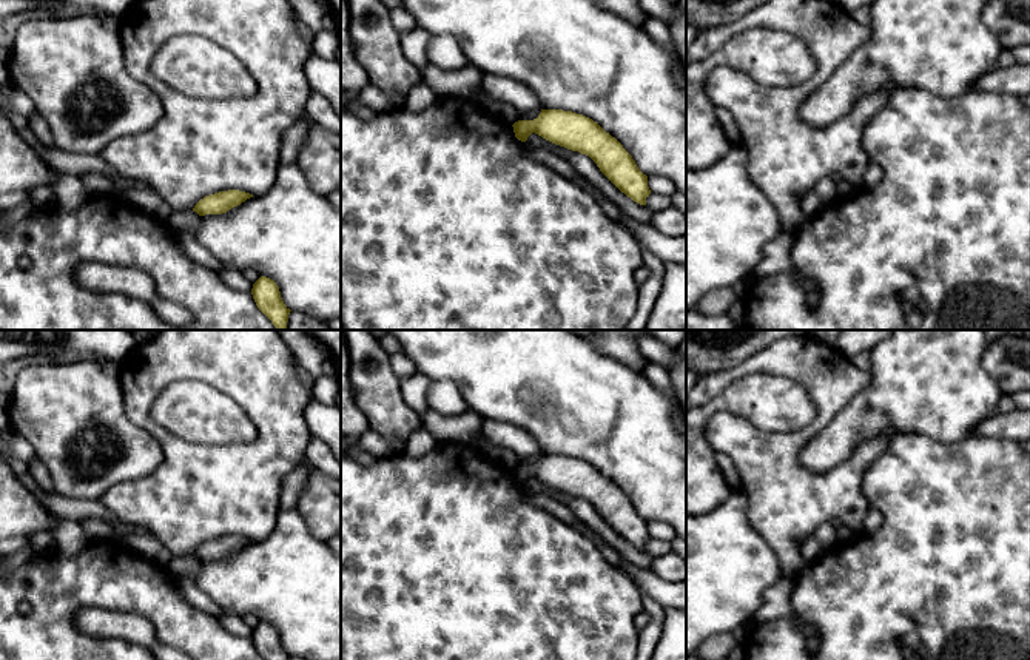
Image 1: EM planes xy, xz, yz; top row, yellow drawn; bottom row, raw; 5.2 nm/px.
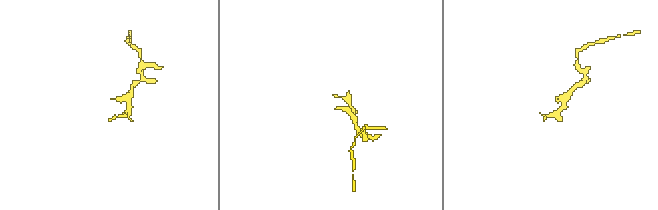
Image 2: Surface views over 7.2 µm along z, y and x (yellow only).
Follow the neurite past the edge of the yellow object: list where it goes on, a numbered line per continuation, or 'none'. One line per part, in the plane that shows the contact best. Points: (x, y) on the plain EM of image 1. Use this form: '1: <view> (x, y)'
none

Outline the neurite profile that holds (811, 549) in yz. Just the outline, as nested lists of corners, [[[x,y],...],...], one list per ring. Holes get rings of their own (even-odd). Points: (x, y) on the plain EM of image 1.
[[[814,535],[808,537],[800,546],[800,554],[806,564],[820,558],[823,552],[825,547],[819,543],[819,540]]]

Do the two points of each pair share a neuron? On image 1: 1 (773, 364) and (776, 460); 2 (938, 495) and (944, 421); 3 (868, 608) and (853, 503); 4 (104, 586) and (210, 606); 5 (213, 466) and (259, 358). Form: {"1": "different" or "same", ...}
{"1": "same", "2": "different", "3": "different", "4": "different", "5": "same"}

